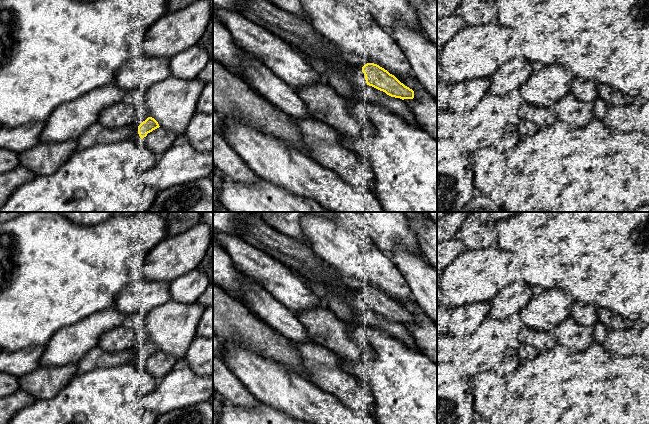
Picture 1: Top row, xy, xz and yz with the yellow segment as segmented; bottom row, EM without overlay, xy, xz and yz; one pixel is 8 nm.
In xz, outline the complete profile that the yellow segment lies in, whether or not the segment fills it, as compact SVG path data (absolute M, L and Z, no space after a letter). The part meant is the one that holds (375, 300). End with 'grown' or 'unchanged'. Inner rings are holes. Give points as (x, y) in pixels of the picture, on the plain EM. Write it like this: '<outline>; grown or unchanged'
M367 287L362 292L349 290L346 297L348 304L355 310L372 310L395 322L413 323L414 315L401 307L394 299L374 287Z; grown

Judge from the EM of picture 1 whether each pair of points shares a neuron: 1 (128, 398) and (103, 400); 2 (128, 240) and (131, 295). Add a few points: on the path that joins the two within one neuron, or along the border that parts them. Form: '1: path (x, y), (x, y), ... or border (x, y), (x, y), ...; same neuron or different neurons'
1: path (122, 398), (111, 398), (109, 400); same neuron
2: border (141, 280), (129, 282), (118, 293), (115, 301); different neurons

